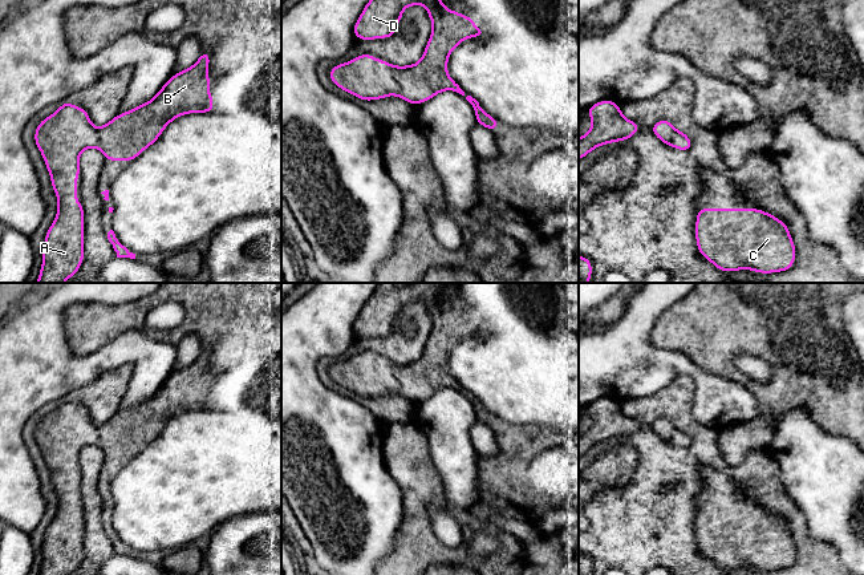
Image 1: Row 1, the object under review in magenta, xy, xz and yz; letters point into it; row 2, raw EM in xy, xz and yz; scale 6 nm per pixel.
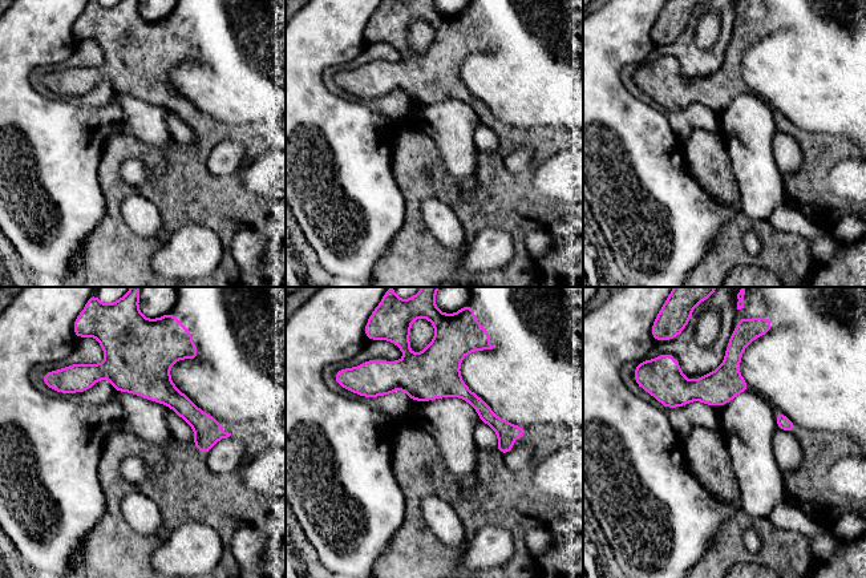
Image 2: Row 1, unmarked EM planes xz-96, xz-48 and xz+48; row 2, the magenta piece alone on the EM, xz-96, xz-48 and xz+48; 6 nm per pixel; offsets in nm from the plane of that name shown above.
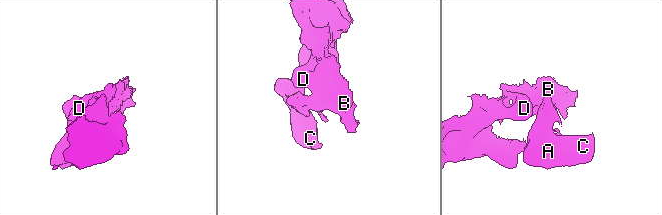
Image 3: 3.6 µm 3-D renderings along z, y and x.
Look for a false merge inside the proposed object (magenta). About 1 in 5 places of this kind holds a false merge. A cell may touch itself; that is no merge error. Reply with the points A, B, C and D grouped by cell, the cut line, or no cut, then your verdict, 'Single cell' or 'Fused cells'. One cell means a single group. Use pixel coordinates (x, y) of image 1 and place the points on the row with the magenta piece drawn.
Groups: A B C D. No split. Single cell

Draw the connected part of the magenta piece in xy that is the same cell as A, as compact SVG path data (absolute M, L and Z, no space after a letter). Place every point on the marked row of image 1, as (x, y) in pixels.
M202 52L192 66L173 74L153 100L117 114L100 129L92 123L85 109L68 101L37 125L35 143L49 171L58 207L56 219L44 239L42 266L36 283L65 283L77 274L84 262L84 206L77 202L77 177L81 174L80 154L96 147L104 153L106 161L134 161L161 137L175 118L188 113L211 113L214 98L210 96L210 76L207 74L210 57L210 52Z

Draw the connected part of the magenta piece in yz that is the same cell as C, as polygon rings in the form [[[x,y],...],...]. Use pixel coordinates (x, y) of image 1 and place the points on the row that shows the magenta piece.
[[[698,208],[694,232],[699,254],[719,271],[772,274],[795,263],[790,228],[760,208]]]

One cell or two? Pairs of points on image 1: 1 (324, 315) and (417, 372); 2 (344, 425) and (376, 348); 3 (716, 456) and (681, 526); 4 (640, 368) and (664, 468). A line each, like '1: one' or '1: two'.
1: two
2: two
3: one
4: two

